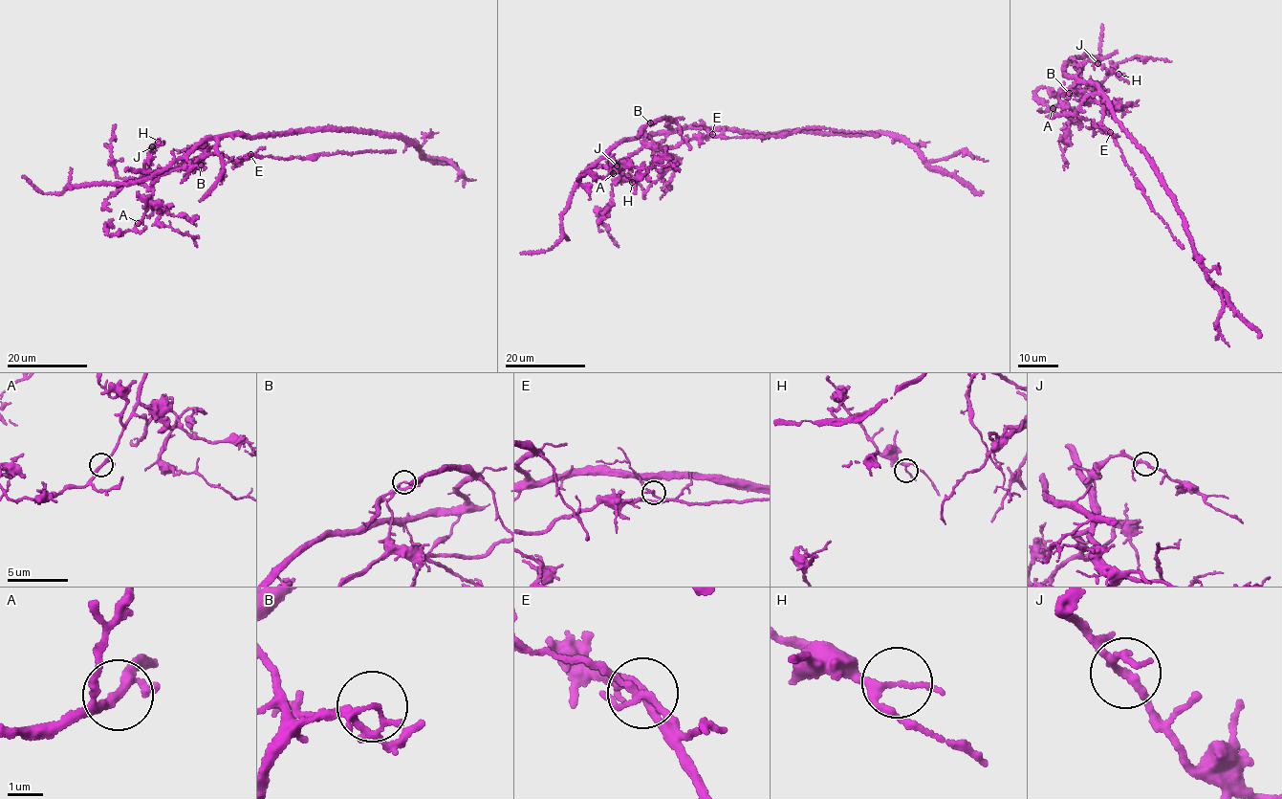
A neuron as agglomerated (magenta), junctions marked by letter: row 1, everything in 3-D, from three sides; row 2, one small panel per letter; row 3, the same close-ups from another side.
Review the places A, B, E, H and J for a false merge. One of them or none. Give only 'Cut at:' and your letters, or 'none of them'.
Cut at: B

